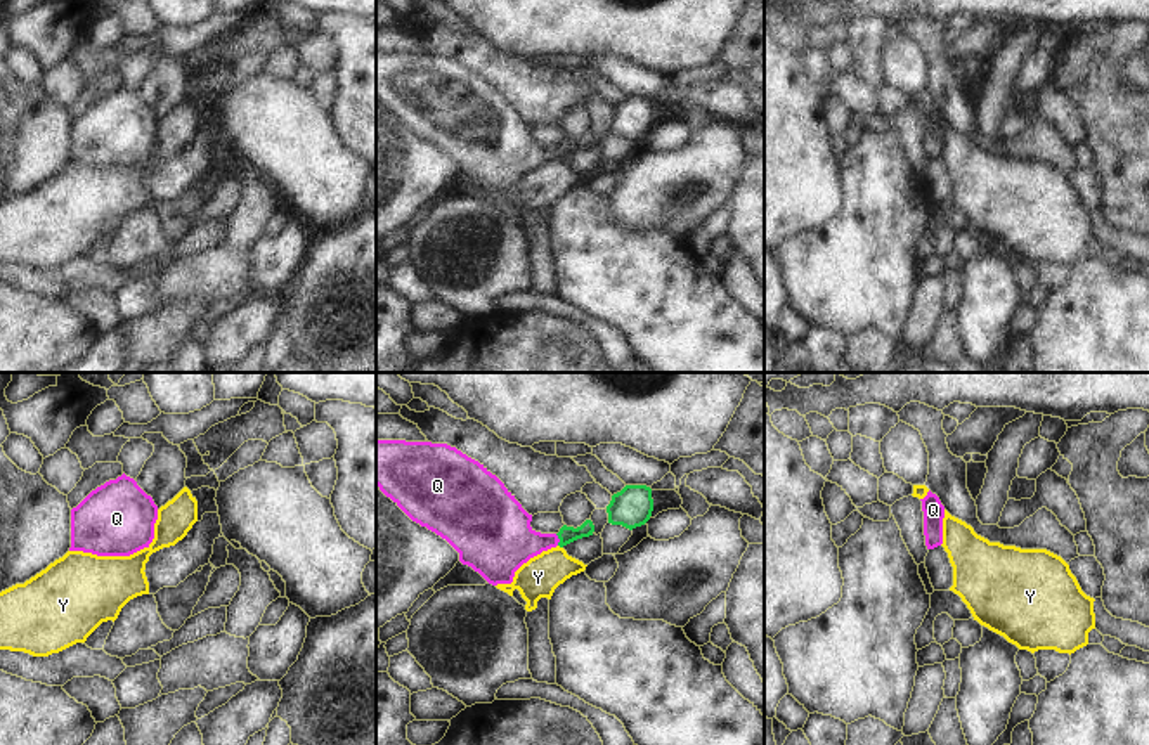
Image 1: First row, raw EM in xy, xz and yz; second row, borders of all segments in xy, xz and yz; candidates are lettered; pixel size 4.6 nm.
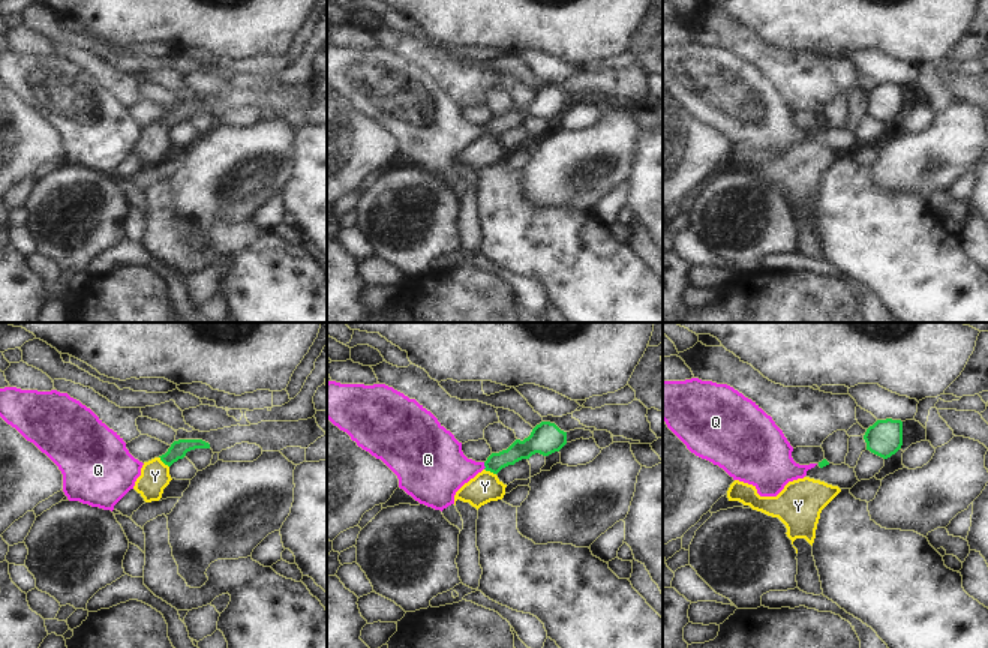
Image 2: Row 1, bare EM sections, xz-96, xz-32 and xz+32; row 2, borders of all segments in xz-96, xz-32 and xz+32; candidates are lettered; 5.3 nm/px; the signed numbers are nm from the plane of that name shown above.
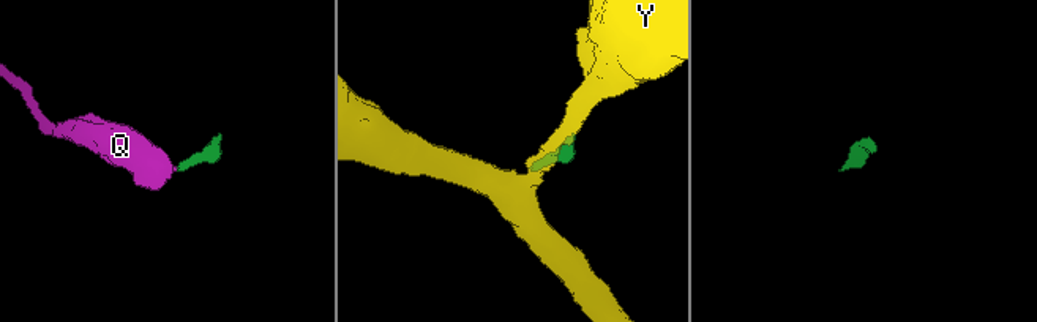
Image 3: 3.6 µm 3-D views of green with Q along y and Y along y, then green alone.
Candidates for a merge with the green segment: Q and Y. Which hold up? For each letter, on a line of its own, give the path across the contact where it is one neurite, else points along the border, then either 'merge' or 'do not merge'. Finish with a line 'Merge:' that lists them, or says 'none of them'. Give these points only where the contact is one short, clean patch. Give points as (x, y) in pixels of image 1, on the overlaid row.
Q: across xz (567, 534), (558, 537), (548, 541), (505, 541) | merge
Y: along xz (558, 544), (562, 548) | do not merge
Merge: Q

